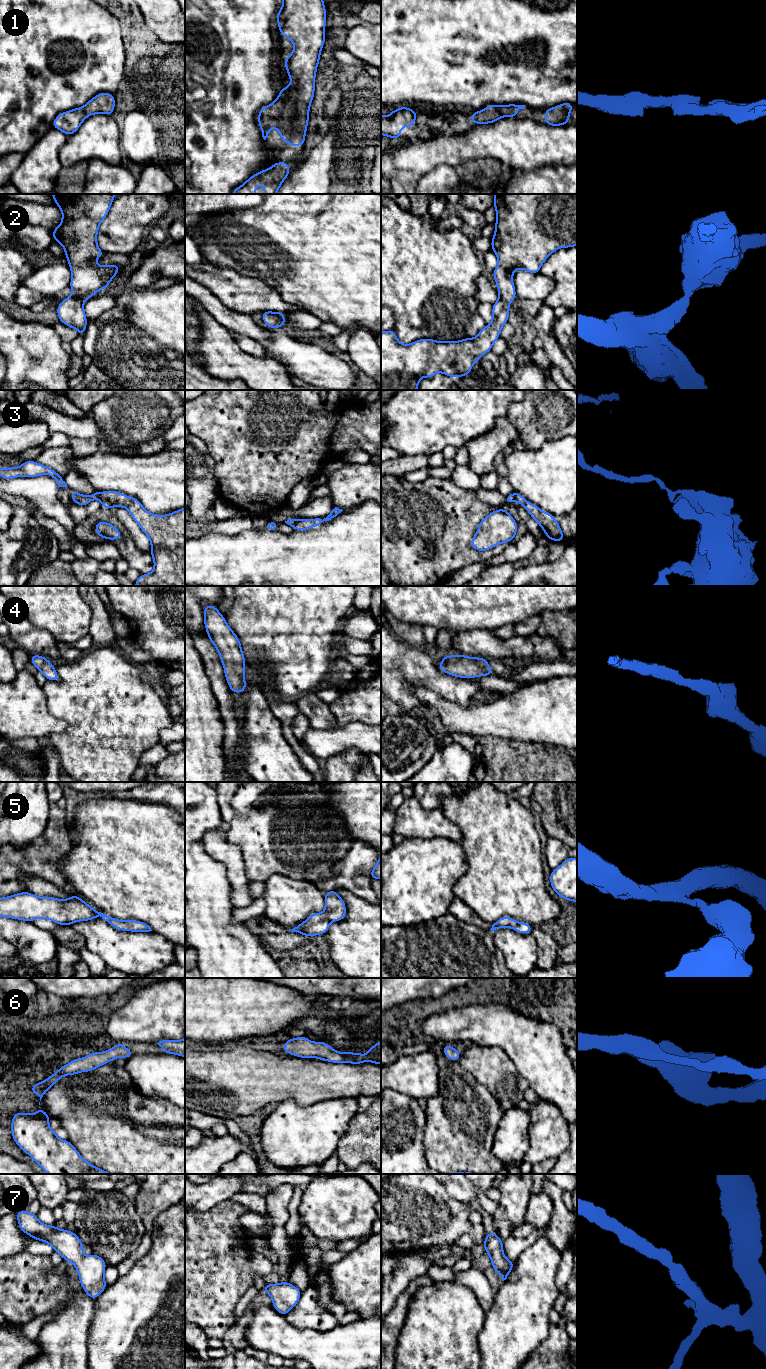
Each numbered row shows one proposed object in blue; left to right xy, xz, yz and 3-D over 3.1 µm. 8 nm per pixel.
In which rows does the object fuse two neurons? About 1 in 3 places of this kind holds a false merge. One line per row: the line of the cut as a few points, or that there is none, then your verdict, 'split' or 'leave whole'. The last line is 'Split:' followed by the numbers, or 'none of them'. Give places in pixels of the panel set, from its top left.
1: cut none; leave whole
2: cut none; leave whole
3: cut xy (98, 492), (100, 499), (107, 500), (112, 505); split
4: cut none; leave whole
5: cut none; leave whole
6: cut none; leave whole
7: cut none; leave whole
Split: 3

